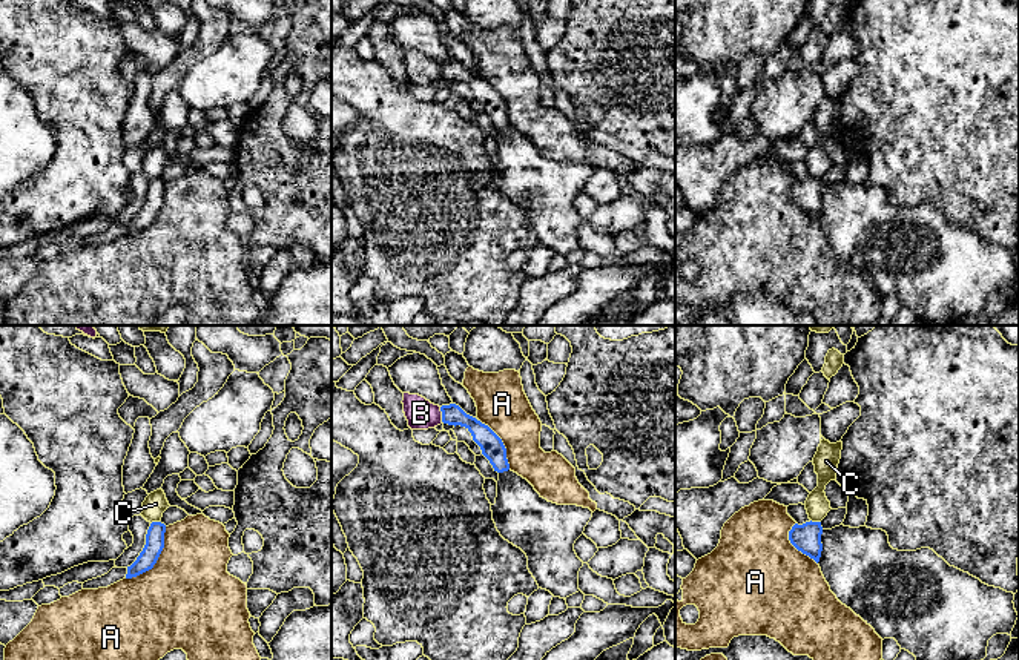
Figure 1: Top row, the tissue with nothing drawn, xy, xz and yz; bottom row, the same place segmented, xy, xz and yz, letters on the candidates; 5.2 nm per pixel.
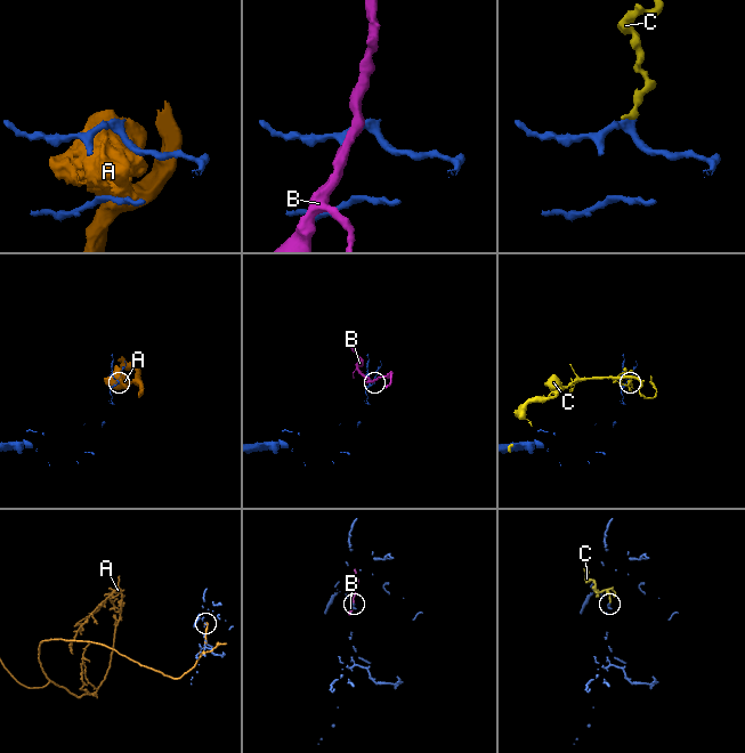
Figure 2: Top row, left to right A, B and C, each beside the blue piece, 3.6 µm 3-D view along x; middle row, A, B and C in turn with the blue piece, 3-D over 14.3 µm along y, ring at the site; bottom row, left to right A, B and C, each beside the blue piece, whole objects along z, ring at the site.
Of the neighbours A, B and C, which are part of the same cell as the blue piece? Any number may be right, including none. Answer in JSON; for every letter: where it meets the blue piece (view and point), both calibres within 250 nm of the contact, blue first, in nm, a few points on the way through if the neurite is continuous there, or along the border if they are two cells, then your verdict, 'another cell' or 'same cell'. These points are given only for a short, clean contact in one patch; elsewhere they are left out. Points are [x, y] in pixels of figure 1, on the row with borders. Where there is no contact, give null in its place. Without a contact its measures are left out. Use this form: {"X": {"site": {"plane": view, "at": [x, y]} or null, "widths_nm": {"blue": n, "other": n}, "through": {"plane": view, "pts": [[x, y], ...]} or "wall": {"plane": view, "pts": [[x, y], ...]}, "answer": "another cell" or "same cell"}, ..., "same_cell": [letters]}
{"A": {"site": {"plane": "xy", "at": [157, 559]}, "widths_nm": {"blue": 100, "other": 480}, "answer": "another cell"}, "B": {"site": {"plane": "xz", "at": [442, 415]}, "widths_nm": {"blue": 110, "other": 160}, "answer": "another cell"}, "C": {"site": {"plane": "yz", "at": [815, 522]}, "widths_nm": {"blue": 150, "other": 120}, "wall": {"plane": "yz", "pts": [[811, 519], [820, 522]]}, "answer": "another cell"}, "same_cell": []}

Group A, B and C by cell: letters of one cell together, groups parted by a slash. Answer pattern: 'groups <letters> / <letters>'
groups A / B / C

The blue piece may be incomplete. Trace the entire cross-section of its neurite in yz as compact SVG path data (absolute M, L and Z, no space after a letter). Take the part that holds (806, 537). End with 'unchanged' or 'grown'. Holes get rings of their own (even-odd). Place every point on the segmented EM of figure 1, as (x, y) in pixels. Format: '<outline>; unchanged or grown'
M810 520L803 525L795 523L789 531L789 540L798 551L818 563L823 551L821 534L821 522Z; unchanged

